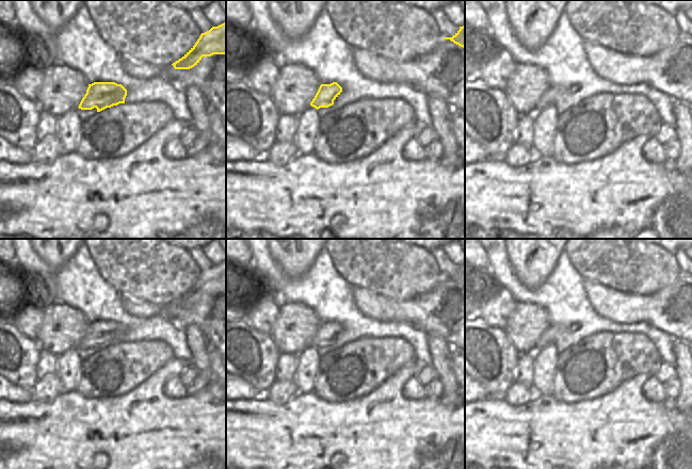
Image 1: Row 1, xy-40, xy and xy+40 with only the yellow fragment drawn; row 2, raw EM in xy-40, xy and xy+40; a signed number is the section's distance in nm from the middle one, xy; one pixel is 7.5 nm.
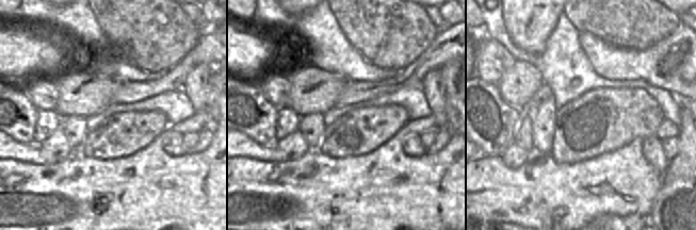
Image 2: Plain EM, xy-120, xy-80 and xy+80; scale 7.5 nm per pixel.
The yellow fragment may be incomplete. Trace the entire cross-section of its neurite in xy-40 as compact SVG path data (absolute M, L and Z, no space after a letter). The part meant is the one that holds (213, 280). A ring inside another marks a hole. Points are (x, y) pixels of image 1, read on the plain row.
M226 261L202 272L195 284L172 304L175 308L190 308L197 304L203 295L213 293L226 293Z

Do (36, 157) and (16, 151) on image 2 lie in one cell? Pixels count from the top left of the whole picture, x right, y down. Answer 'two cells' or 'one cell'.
one cell

